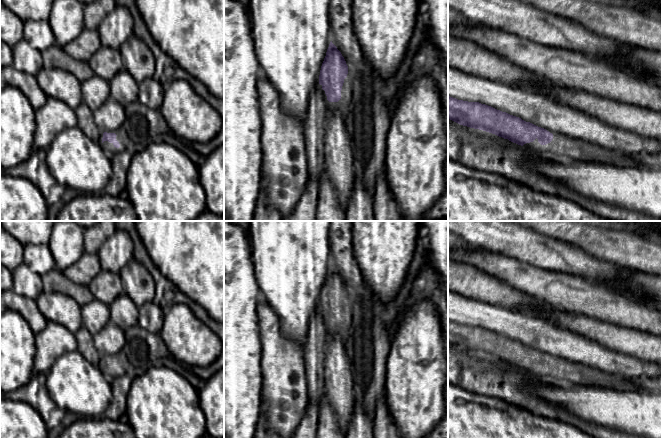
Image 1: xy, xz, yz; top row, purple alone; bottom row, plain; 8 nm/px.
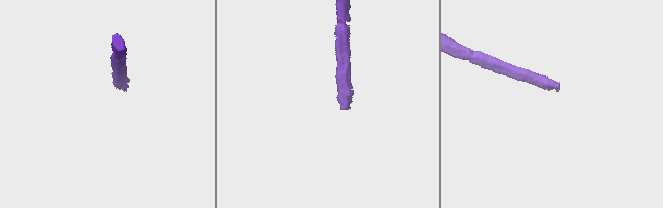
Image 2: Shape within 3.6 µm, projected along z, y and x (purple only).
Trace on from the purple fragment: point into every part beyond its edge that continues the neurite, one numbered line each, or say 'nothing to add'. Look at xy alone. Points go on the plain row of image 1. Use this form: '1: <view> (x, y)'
1: xy (122, 361)

